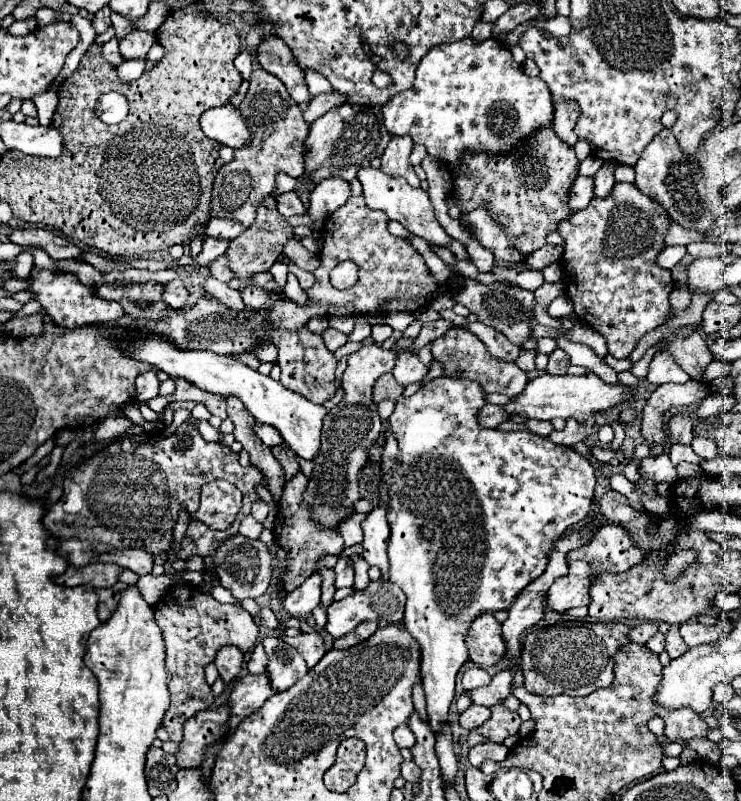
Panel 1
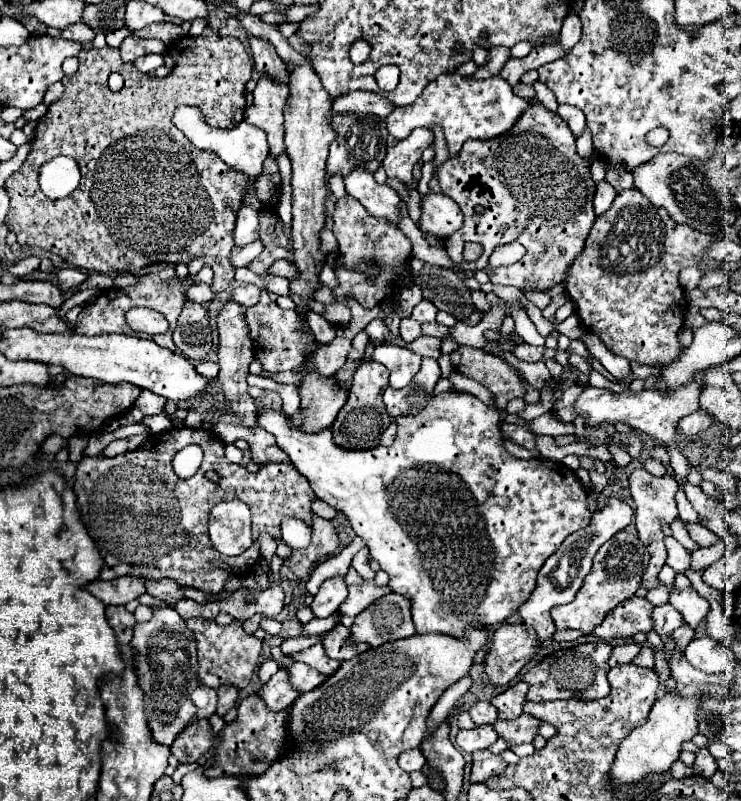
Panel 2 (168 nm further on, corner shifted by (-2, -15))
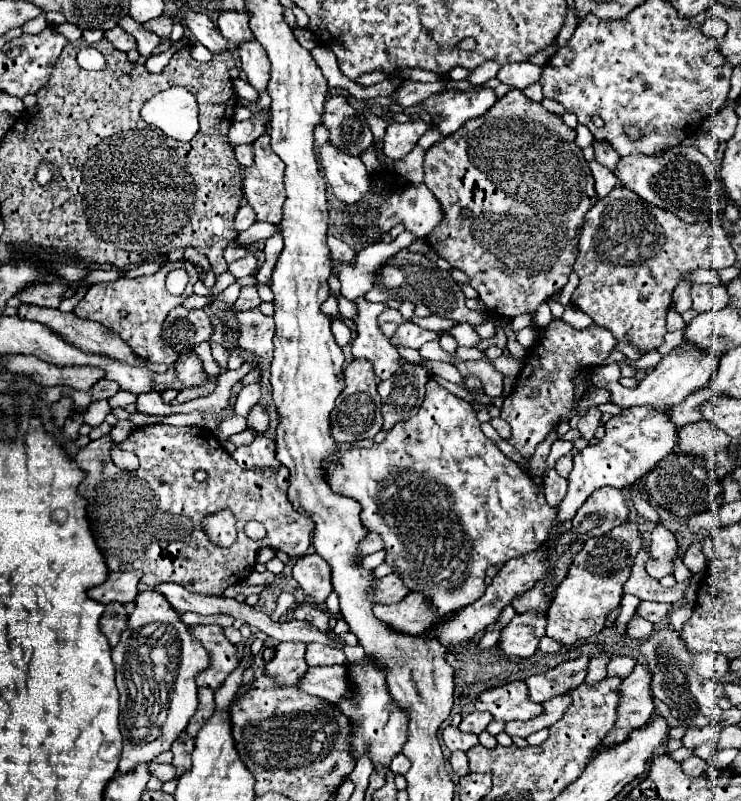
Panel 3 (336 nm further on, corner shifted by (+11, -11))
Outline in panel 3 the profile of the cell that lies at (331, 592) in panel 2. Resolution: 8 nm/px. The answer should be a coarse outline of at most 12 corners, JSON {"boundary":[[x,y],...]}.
{"boundary":[[300,556],[292,576],[316,604],[332,592],[330,566]]}

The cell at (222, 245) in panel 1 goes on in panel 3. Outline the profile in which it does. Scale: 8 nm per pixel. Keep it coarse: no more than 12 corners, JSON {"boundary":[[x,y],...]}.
{"boundary":[[254,222],[236,240],[242,246],[268,240],[278,232],[274,224]]}

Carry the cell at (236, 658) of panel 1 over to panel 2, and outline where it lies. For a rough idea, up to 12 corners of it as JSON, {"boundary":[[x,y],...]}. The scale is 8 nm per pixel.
{"boundary":[[231,684],[217,688],[217,714],[235,706],[239,690]]}

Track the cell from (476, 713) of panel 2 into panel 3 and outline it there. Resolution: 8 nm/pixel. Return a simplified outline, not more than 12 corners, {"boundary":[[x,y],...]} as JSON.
{"boundary":[[470,712],[458,728],[480,734],[494,718],[488,712]]}

